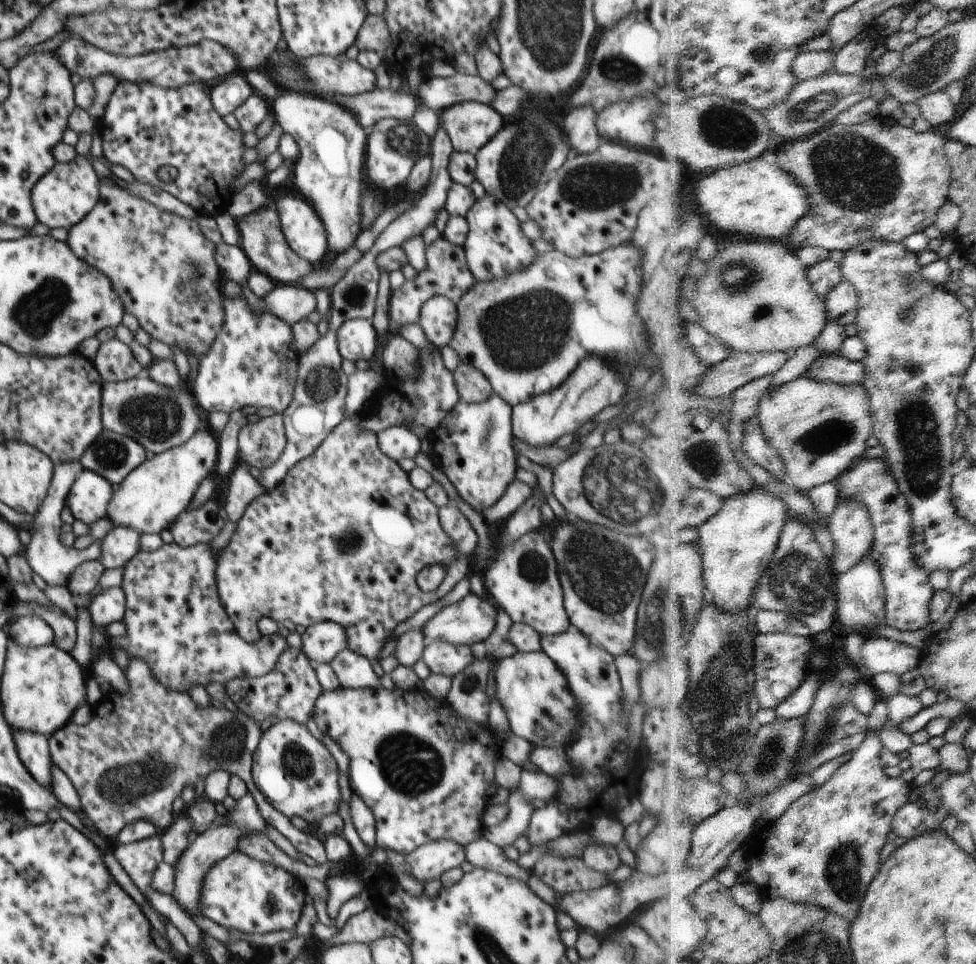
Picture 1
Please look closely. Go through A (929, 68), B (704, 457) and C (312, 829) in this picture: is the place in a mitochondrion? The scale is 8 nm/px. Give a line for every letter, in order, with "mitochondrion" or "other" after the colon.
A: mitochondrion
B: mitochondrion
C: other

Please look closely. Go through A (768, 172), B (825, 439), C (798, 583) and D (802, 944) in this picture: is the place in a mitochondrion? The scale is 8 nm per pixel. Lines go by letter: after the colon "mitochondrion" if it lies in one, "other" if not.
A: other
B: mitochondrion
C: mitochondrion
D: mitochondrion

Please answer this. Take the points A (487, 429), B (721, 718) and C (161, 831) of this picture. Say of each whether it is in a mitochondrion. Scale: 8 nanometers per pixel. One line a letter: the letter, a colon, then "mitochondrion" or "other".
A: mitochondrion
B: mitochondrion
C: other

